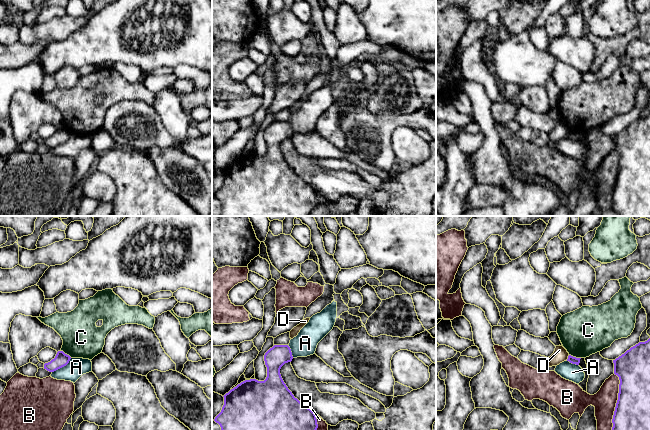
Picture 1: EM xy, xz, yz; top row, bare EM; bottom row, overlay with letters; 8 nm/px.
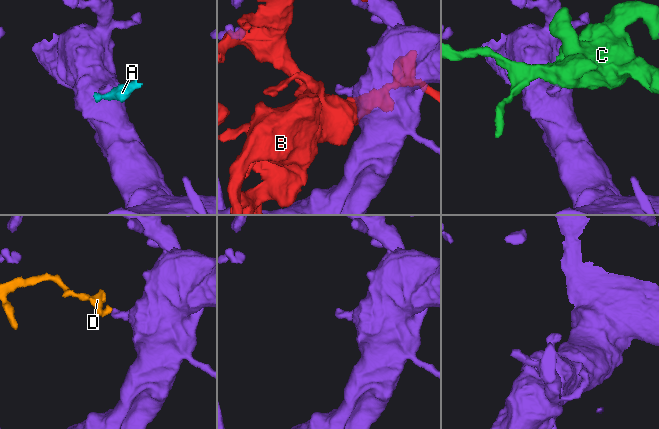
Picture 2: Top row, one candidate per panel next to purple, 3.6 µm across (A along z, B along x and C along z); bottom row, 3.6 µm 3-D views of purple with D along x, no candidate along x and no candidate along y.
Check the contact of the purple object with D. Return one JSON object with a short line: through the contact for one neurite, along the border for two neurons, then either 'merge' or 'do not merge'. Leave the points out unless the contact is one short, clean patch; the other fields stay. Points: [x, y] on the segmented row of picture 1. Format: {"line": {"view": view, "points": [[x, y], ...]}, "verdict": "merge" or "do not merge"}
{"line": {"view": "yz", "points": [[569, 355], [566, 360]]}, "verdict": "do not merge"}

